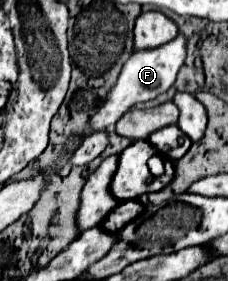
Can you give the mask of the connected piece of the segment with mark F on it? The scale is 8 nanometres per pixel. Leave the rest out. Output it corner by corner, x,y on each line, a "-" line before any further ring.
177,34
171,42
159,46
159,48
151,48
151,50
135,50
133,56
125,62
119,80
115,82
115,86
111,88
111,92
107,94
105,102
101,104
101,108
97,110
97,114
91,120
91,130
89,132
99,132
99,130
111,130
115,126
115,122
135,104
139,102
147,102
153,100
155,96
167,92
173,82
175,76
179,72
179,68
183,66
187,58
187,36
185,34

